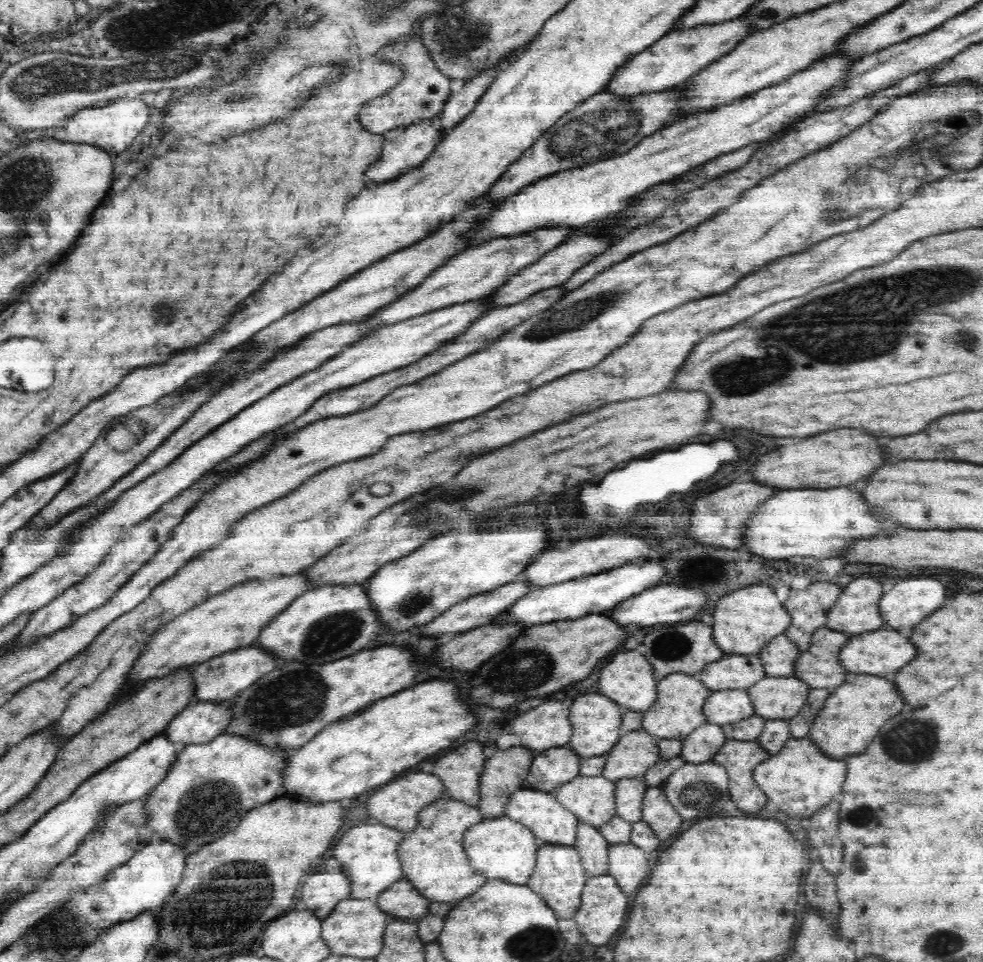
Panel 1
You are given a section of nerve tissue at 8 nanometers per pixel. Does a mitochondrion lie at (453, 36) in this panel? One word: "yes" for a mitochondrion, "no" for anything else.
yes

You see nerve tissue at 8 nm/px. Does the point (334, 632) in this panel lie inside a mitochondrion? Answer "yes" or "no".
yes

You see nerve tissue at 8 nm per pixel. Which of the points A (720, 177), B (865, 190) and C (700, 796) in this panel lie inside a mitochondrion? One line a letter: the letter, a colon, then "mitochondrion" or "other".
A: other
B: mitochondrion
C: mitochondrion

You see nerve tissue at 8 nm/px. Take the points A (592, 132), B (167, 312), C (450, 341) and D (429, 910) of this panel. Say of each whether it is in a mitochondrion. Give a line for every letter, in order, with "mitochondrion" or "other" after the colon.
A: mitochondrion
B: mitochondrion
C: other
D: other

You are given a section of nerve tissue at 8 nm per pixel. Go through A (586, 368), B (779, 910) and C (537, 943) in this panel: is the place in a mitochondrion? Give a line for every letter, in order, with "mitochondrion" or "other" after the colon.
A: other
B: other
C: mitochondrion

